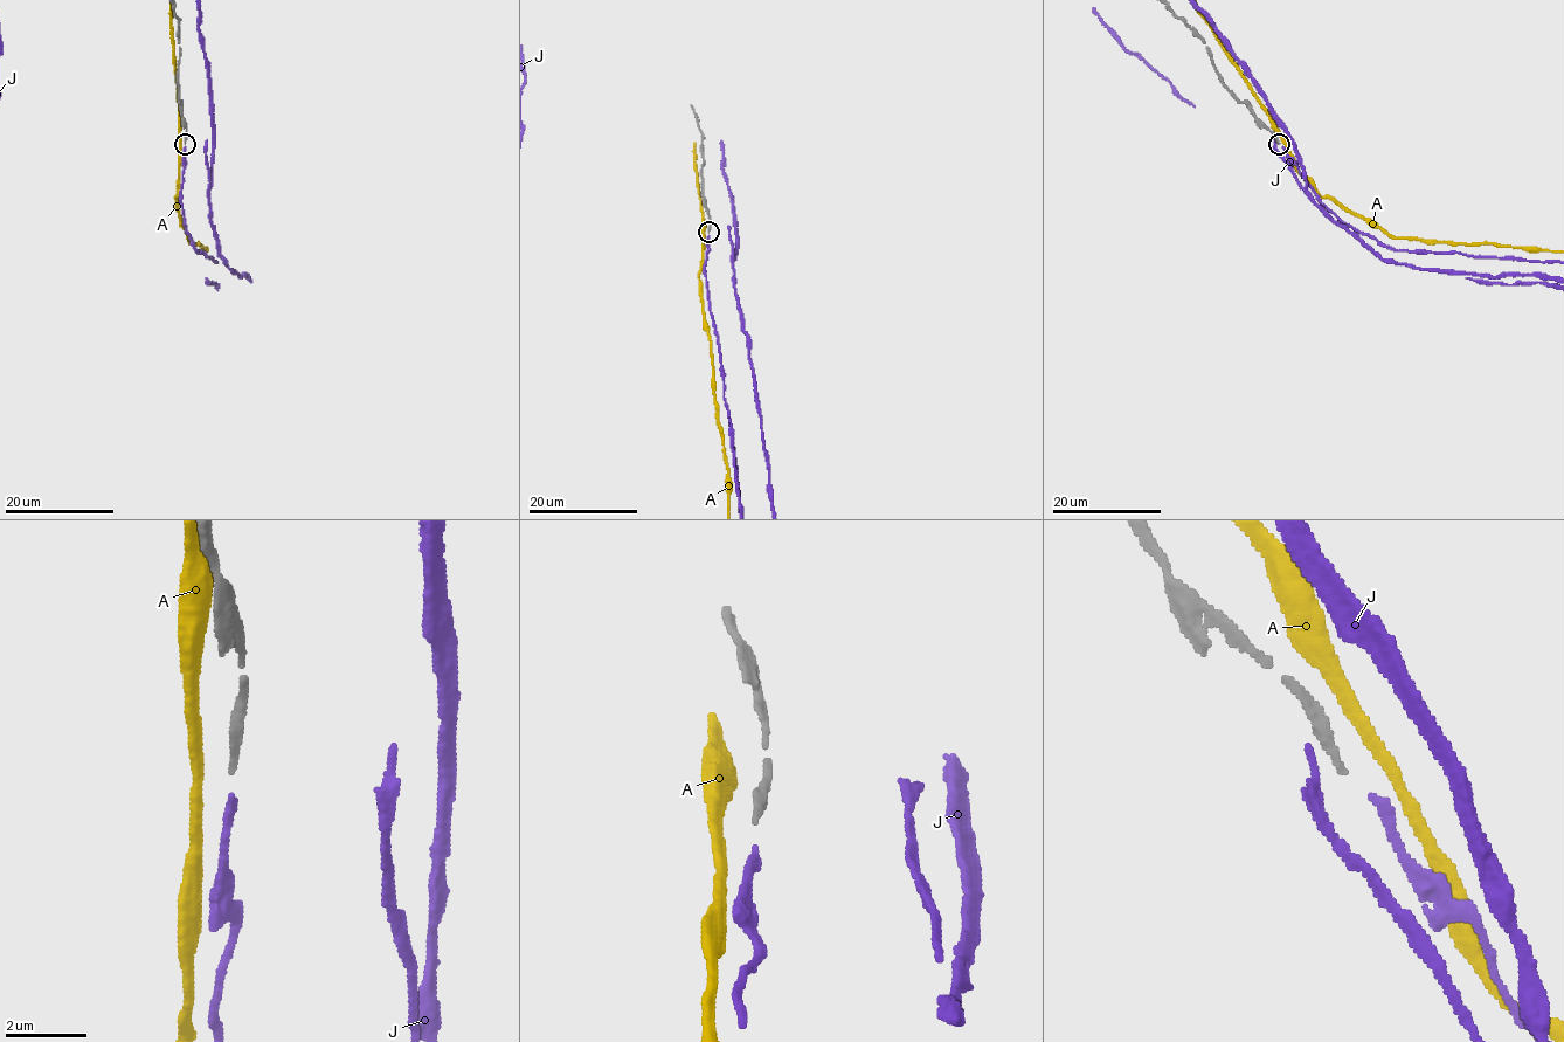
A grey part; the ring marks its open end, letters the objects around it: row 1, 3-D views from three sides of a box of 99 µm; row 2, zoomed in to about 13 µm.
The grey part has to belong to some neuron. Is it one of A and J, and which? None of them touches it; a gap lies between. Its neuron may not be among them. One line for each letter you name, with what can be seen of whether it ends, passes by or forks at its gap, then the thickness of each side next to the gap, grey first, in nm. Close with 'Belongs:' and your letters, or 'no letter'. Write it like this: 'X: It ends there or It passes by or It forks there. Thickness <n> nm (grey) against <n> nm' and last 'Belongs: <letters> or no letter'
J: It ends there. Thickness 170 nm (grey) against 200 nm
Belongs: J

